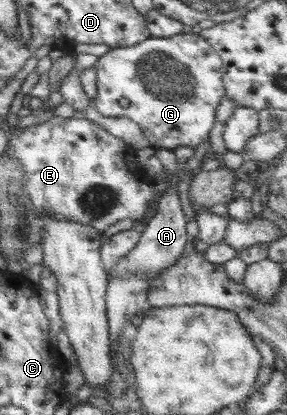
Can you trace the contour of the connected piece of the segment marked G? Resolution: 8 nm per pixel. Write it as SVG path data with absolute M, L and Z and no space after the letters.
M181 33L171 38L159 38L152 36L150 39L142 41L137 45L125 46L118 48L110 48L110 50L103 54L95 65L97 73L97 95L93 99L93 103L97 110L99 110L105 117L128 117L139 124L139 127L145 132L147 139L152 143L154 149L163 148L174 150L176 147L187 146L197 149L203 141L208 141L213 127L215 127L217 108L225 99L226 88L224 85L224 75L226 67L220 54L213 49L210 42L205 40L200 34L195 33Z

